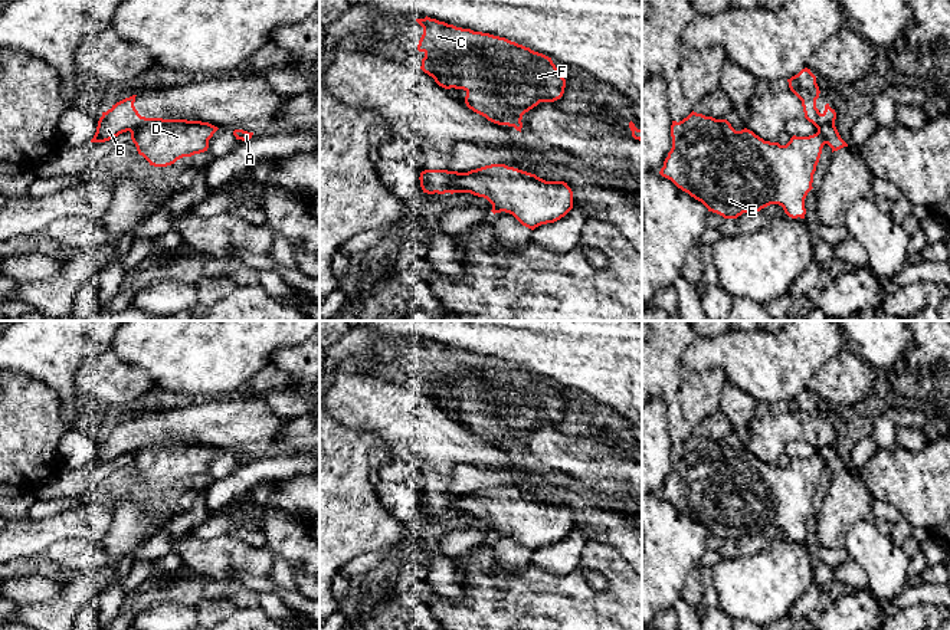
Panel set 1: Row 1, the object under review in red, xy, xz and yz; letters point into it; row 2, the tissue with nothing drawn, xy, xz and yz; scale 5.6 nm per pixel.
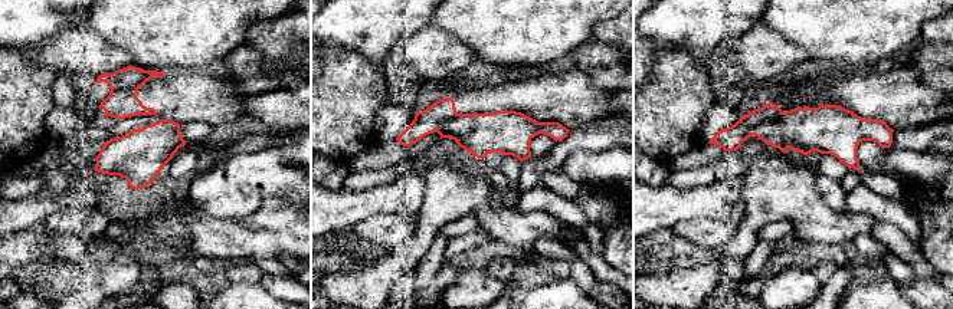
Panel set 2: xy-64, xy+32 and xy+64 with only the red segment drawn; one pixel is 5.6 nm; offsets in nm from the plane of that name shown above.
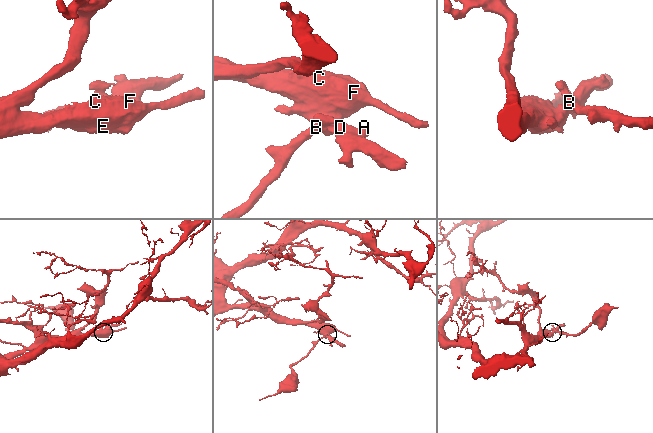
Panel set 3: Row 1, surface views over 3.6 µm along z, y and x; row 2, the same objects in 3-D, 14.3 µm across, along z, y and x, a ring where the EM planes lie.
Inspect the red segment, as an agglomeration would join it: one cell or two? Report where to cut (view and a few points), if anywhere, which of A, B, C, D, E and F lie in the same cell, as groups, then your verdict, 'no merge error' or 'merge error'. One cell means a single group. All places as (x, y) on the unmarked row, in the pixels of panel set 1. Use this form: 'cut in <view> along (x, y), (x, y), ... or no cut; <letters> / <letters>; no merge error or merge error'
cut in xy along (164, 442), (146, 445), (130, 453); A C D E F / B; merge error

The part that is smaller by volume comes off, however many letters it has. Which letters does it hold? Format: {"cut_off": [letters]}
{"cut_off": ["B"]}

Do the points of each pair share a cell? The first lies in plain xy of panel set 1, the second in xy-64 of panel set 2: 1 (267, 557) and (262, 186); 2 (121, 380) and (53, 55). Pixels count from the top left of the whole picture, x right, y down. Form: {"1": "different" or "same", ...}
{"1": "different", "2": "same"}

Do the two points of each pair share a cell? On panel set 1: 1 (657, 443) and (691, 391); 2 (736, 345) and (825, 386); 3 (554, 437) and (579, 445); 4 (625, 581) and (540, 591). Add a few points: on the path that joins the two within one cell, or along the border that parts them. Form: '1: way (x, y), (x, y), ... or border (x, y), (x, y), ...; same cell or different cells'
1: border (657, 396), (664, 402), (668, 419); different cells
2: border (837, 355), (812, 377), (806, 387); different cells
3: way (560, 442), (573, 445); same cell
4: way (603, 599), (562, 599); same cell

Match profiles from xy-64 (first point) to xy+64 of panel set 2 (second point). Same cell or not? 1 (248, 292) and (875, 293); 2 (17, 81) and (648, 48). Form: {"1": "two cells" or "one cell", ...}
{"1": "one cell", "2": "two cells"}

